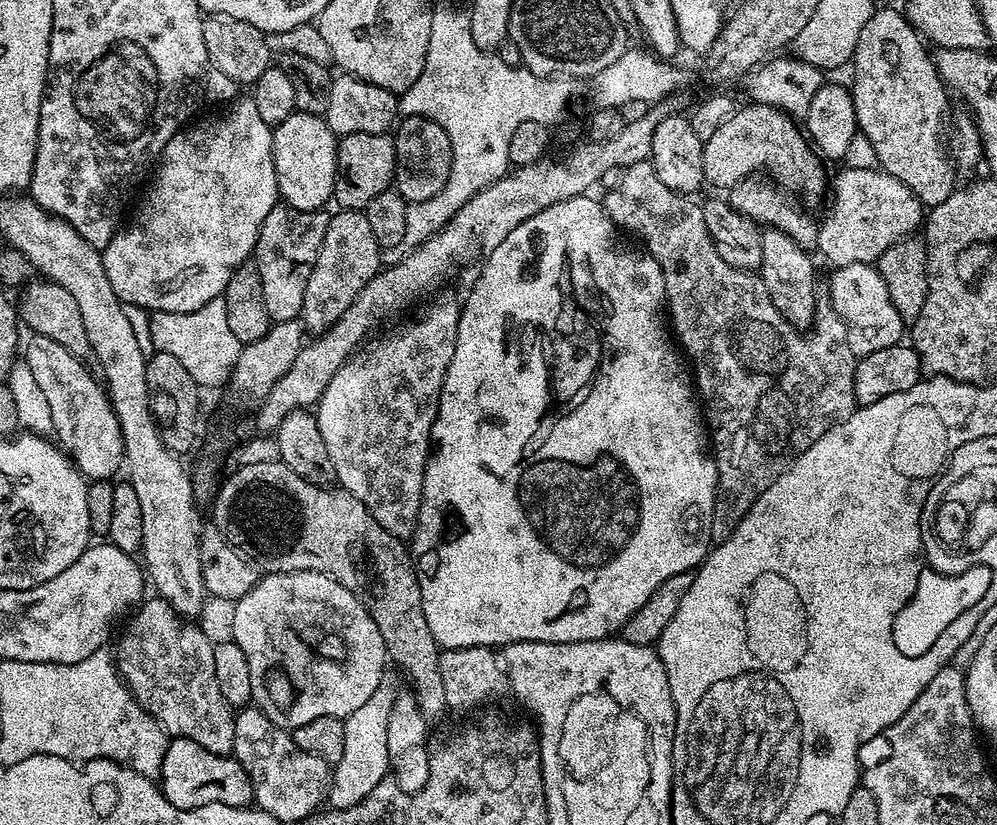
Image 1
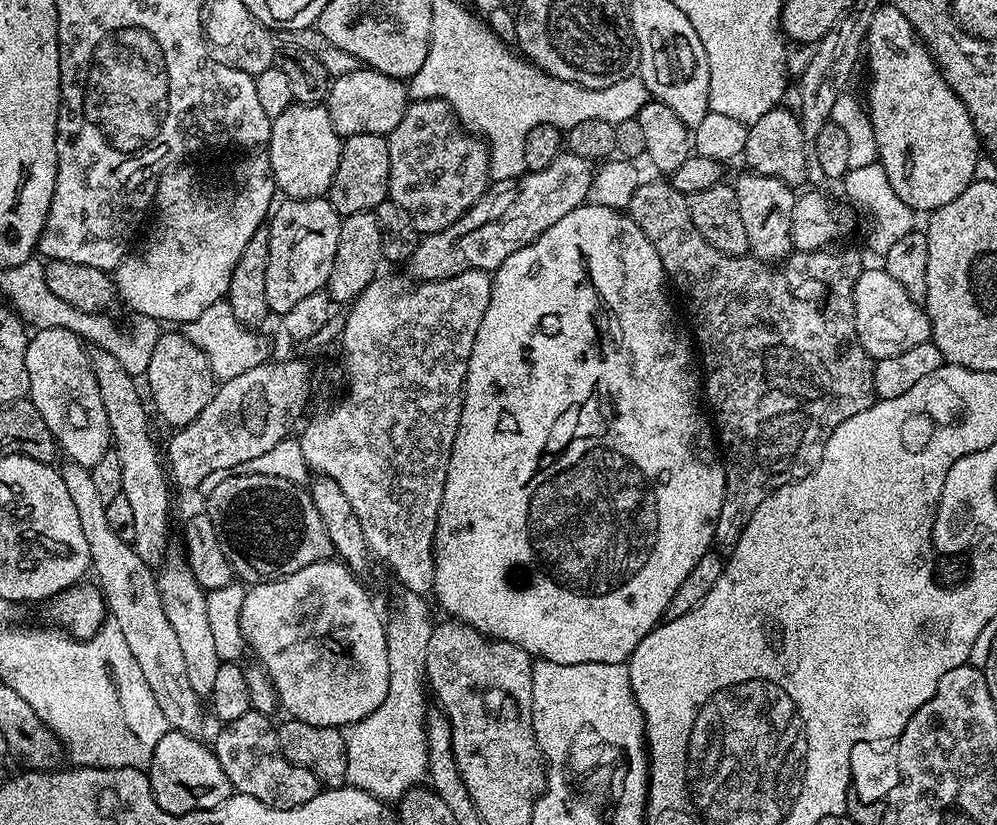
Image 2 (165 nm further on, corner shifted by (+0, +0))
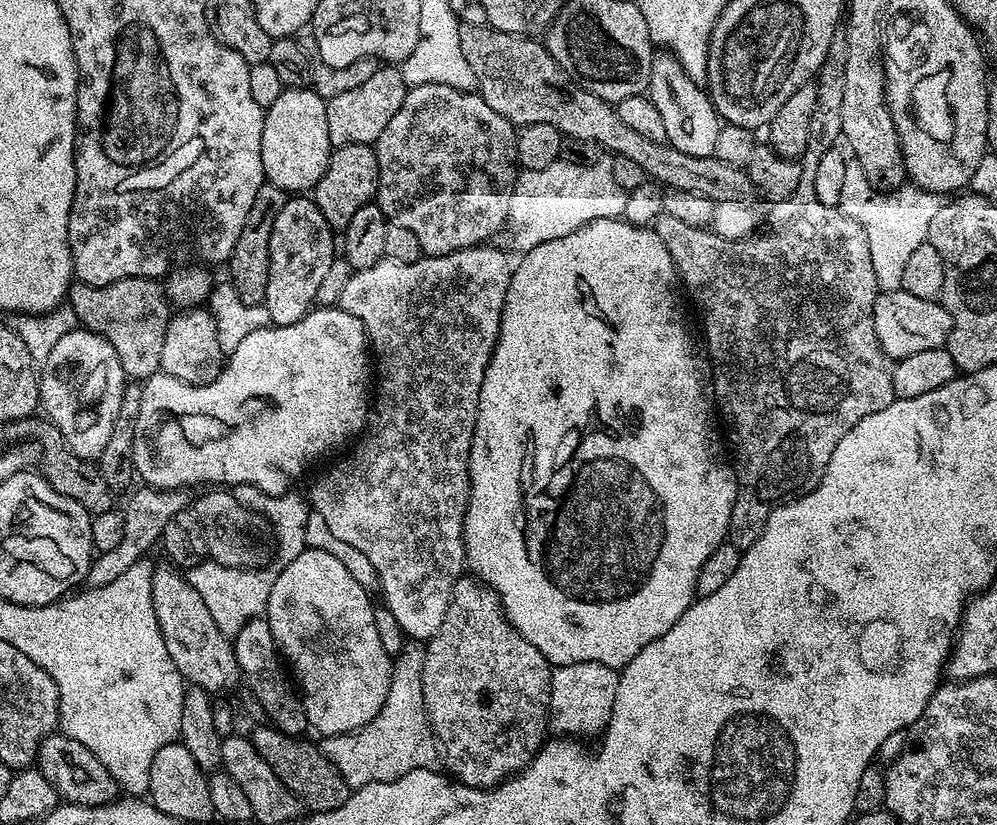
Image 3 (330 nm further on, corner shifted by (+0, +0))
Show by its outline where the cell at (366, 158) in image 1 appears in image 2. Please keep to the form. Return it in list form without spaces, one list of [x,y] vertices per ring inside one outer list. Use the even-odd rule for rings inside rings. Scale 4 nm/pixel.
[[[354,134],[343,137],[338,158],[338,170],[334,170],[332,185],[326,197],[341,217],[376,209],[388,195],[390,182],[390,150],[385,137],[378,134]]]

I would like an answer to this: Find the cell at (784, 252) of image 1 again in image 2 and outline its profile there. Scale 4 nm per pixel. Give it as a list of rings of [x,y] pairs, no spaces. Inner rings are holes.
[[[744,170],[737,180],[734,180],[738,210],[742,214],[742,227],[748,235],[748,251],[756,259],[765,262],[784,262],[794,252],[792,246],[792,215],[798,199],[793,185],[782,182],[777,176],[767,176],[755,170]]]

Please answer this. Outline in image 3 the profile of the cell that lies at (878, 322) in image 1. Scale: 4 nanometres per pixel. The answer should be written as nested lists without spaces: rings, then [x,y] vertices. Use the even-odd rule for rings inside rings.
[[[903,290],[881,291],[877,295],[872,317],[878,342],[893,362],[910,354],[918,354],[921,350],[943,348],[952,333],[952,319],[943,304],[926,298],[914,298],[914,294]]]

